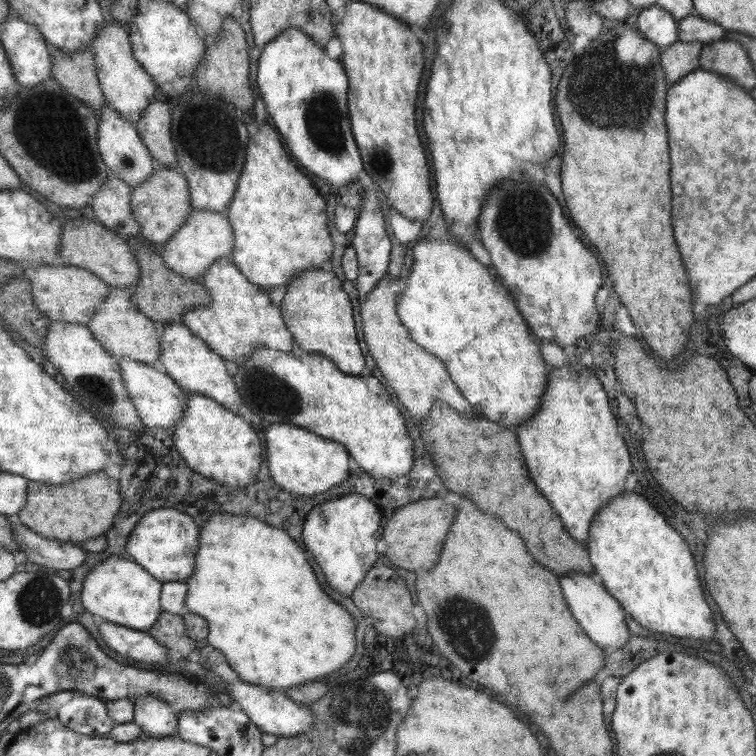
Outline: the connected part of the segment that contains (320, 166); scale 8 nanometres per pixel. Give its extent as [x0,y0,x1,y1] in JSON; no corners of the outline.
[256,28,361,188]

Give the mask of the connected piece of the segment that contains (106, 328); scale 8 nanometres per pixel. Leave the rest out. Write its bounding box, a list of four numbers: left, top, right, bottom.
[86,287,161,367]

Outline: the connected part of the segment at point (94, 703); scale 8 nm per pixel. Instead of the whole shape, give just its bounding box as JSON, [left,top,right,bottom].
[56,694,114,737]

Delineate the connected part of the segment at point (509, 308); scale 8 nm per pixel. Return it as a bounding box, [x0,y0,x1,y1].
[396,236,548,426]

